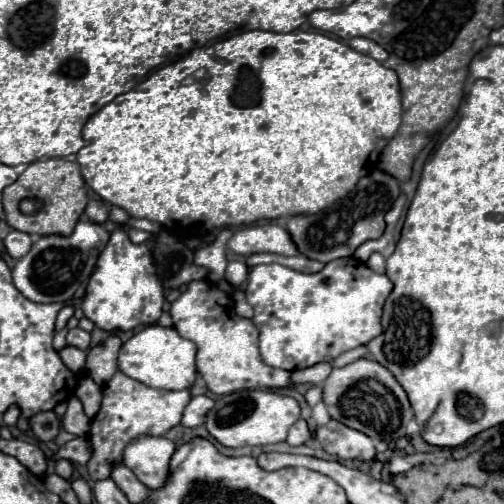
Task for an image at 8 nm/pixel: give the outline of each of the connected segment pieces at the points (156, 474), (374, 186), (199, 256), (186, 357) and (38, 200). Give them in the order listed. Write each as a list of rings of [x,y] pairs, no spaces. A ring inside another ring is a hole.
[[[140,435],[122,451],[122,463],[150,489],[158,489],[168,479],[168,463],[176,445],[166,437]]]
[[[372,171],[372,175],[366,175],[360,179],[354,191],[350,191],[344,199],[334,203],[332,207],[324,209],[316,215],[294,215],[286,223],[294,243],[298,245],[298,251],[310,259],[328,263],[340,257],[352,257],[354,251],[368,239],[378,239],[384,233],[384,213],[390,209],[390,205],[400,195],[398,181],[384,173],[384,171]]]
[[[222,229],[216,237],[214,243],[208,247],[202,247],[194,253],[194,263],[200,267],[206,267],[210,271],[210,281],[218,283],[224,279],[224,269],[226,269],[226,243],[232,237],[232,229]]]
[[[148,325],[126,343],[122,343],[118,353],[118,367],[124,375],[156,389],[190,389],[196,379],[196,345],[178,335],[174,327]]]
[[[40,159],[30,163],[26,171],[4,189],[2,203],[6,223],[18,231],[36,235],[70,235],[88,205],[88,191],[78,163],[66,159]],[[24,199],[30,199],[34,203],[32,213],[20,211],[20,203]]]

